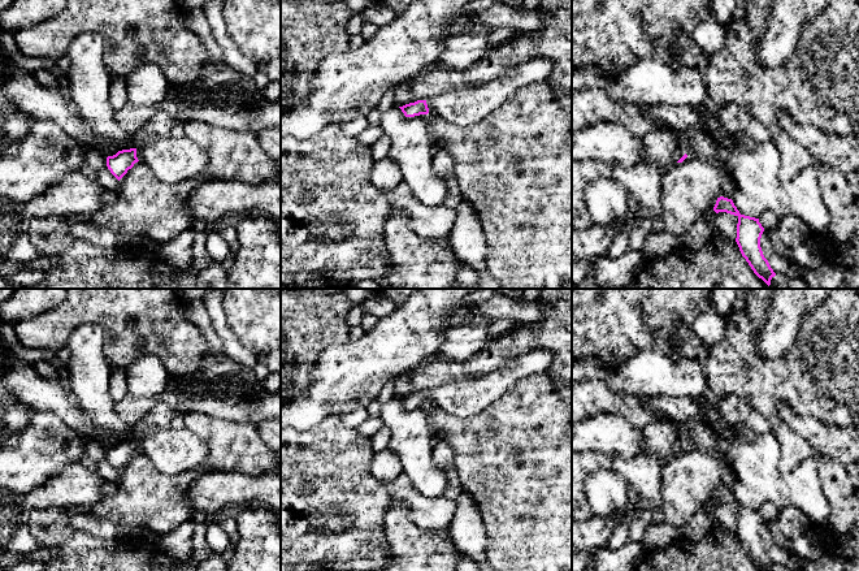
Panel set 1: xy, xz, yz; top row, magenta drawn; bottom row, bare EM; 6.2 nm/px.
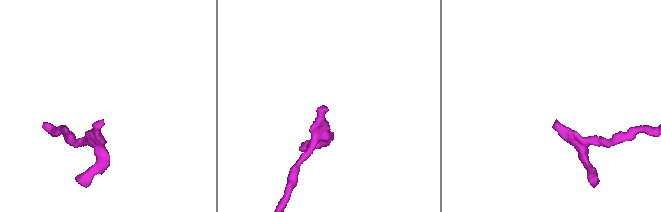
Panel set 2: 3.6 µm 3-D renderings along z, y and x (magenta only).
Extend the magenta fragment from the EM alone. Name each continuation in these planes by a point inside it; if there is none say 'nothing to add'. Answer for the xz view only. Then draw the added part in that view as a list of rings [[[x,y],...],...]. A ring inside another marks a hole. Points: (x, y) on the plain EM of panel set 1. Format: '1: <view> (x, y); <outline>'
1: xz (465, 398); [[[532,350],[509,360],[503,367],[480,378],[444,384],[426,392],[429,403],[457,418],[472,418],[498,401],[513,384],[538,373],[545,373],[554,354]]]

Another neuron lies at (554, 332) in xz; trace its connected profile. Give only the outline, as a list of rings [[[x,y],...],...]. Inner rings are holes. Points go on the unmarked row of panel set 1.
[[[542,289],[539,298],[547,304],[545,316],[539,321],[522,324],[494,338],[485,350],[474,354],[467,362],[447,362],[431,359],[426,364],[399,376],[395,382],[395,398],[403,398],[417,392],[437,389],[468,378],[480,378],[503,367],[509,360],[532,350],[547,350],[554,354],[546,373],[552,381],[572,385],[572,289]]]

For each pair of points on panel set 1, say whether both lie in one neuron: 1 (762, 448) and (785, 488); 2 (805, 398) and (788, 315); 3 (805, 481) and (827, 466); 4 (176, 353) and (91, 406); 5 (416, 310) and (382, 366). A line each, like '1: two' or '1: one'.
1: one
2: two
3: two
4: two
5: one

